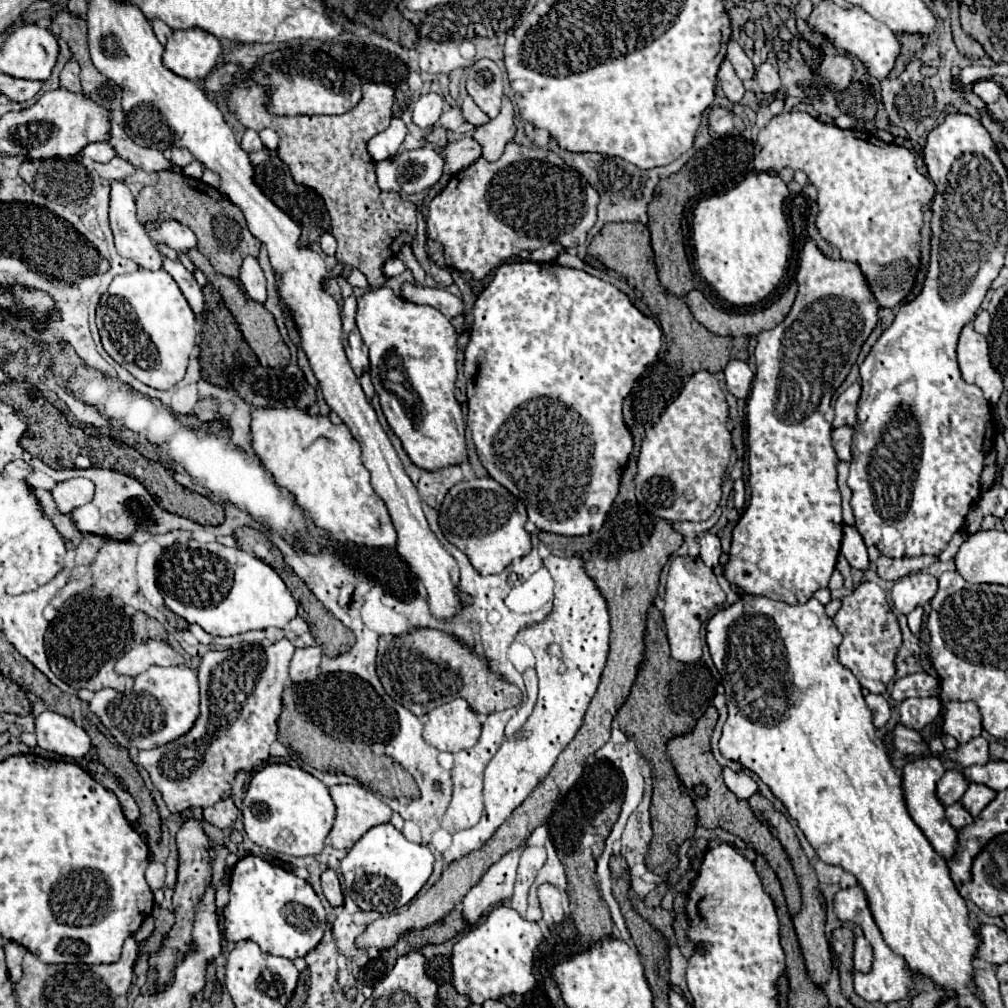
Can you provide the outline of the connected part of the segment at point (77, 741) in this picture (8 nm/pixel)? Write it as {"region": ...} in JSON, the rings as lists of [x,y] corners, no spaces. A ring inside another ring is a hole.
{"region":[[[52,711],[36,717],[36,737],[40,749],[70,759],[82,759],[92,749],[92,741],[82,727],[76,727],[72,719]]]}

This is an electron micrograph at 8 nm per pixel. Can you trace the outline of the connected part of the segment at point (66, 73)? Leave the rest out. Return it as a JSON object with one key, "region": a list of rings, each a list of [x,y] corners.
{"region":[[[74,61],[68,63],[68,65],[64,67],[64,71],[60,73],[60,83],[62,83],[62,87],[66,87],[68,91],[74,91],[74,93],[80,93],[82,87],[80,87],[78,73],[80,73],[78,63],[74,63]]]}

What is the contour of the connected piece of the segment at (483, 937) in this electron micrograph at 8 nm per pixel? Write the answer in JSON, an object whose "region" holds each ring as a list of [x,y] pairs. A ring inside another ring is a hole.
{"region":[[[510,905],[496,907],[482,925],[466,933],[452,951],[454,987],[458,993],[466,993],[470,1003],[482,1005],[486,999],[498,999],[500,995],[524,995],[534,989],[536,979],[532,973],[534,953],[544,941],[542,929],[536,921],[524,919]]]}

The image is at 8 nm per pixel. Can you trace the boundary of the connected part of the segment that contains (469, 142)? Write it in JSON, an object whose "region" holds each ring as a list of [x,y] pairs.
{"region":[[[464,137],[456,143],[448,143],[442,149],[442,157],[444,157],[444,171],[448,175],[454,175],[462,169],[466,169],[468,165],[472,165],[476,159],[482,157],[482,147],[478,145],[478,141],[474,137]]]}

